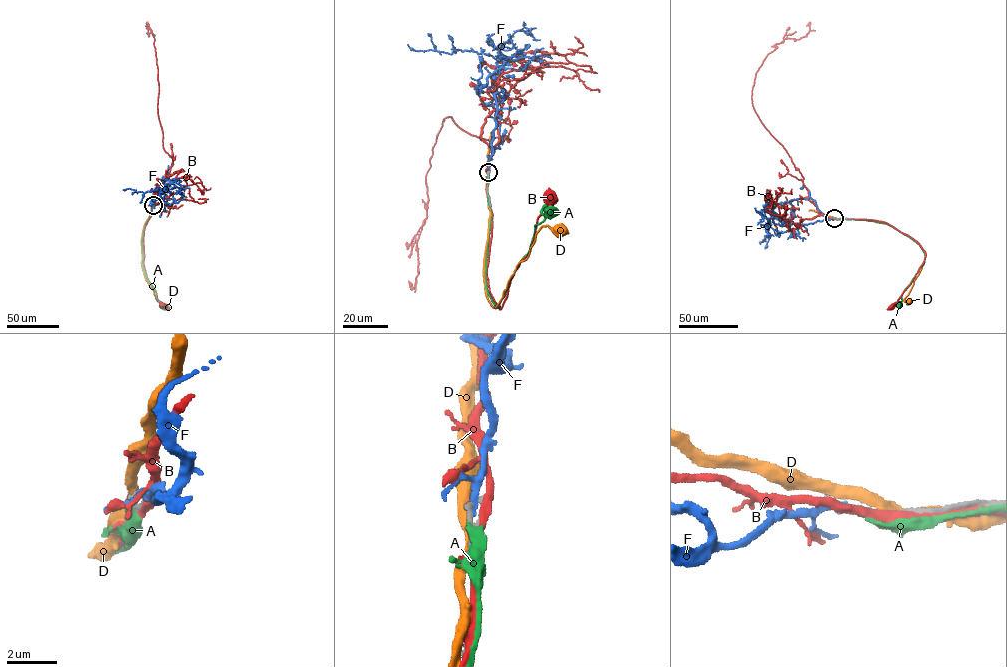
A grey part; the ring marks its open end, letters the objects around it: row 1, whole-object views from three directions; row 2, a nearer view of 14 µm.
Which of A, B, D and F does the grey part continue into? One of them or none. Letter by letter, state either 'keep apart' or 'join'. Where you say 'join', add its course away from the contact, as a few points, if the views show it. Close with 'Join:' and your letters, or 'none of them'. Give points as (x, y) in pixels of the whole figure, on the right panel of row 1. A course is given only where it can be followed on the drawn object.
A: keep apart
B: keep apart
D: keep apart
F: join; it runs (834, 218), (828, 220), (809, 197), (773, 203), (771, 207), (775, 214), (770, 218), (769, 233), (762, 242)
Join: F

